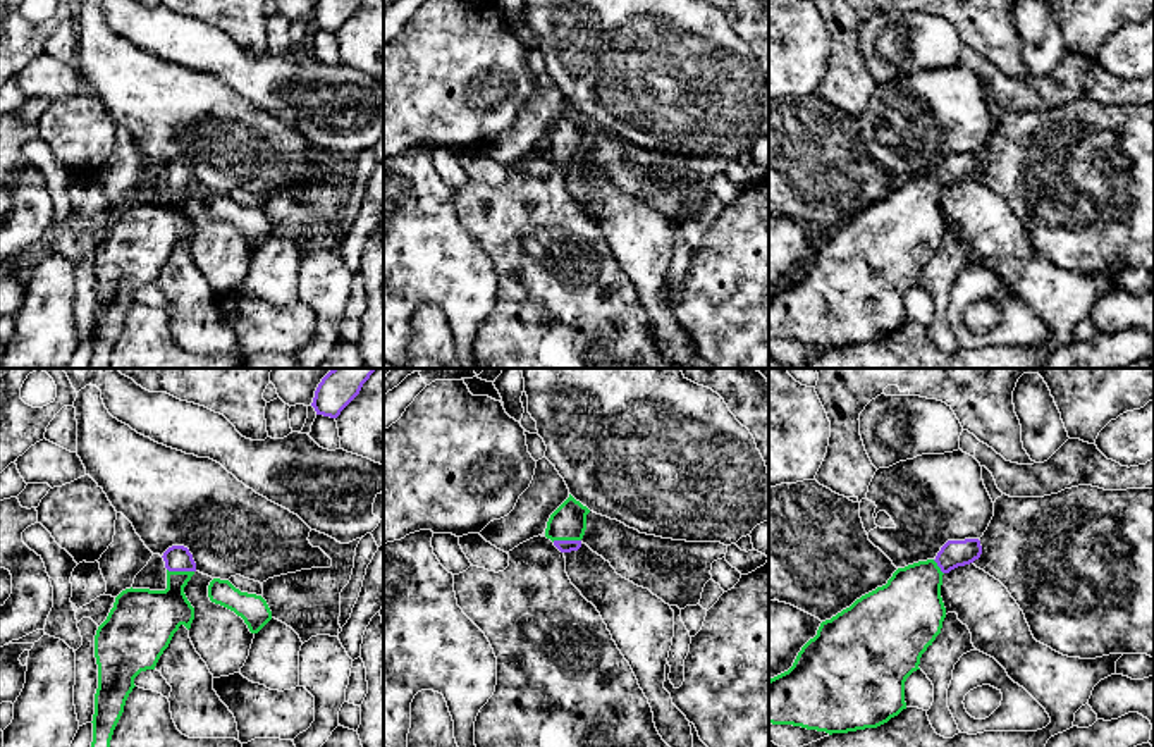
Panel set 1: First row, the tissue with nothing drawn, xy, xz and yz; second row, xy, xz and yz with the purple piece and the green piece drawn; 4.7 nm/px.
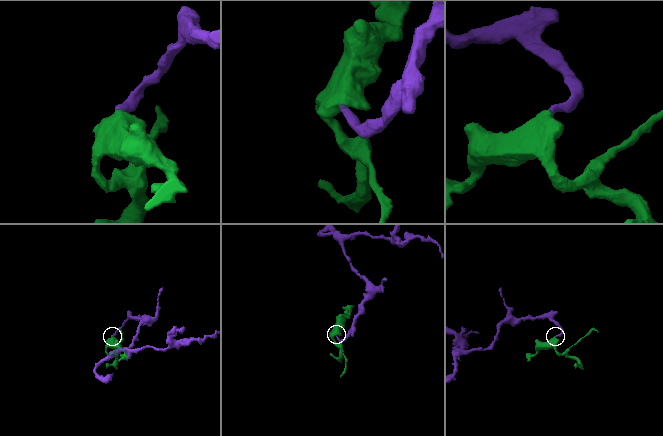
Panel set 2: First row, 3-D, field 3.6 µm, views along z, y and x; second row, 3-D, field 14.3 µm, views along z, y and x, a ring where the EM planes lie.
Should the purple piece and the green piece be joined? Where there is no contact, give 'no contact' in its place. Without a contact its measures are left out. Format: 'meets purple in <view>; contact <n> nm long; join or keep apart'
meets purple in xz; contact 140 nm long; join

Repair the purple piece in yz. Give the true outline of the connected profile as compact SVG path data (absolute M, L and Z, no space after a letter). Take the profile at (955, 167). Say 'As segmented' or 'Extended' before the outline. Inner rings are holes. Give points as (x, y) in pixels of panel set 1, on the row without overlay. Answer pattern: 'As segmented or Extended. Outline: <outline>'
Extended. Outline: M979 153L948 155L934 174L898 182L886 200L822 236L793 281L769 294L769 337L832 349L877 343L898 330L906 324L905 296L920 284L920 272L946 232L942 189L973 177L980 169Z

